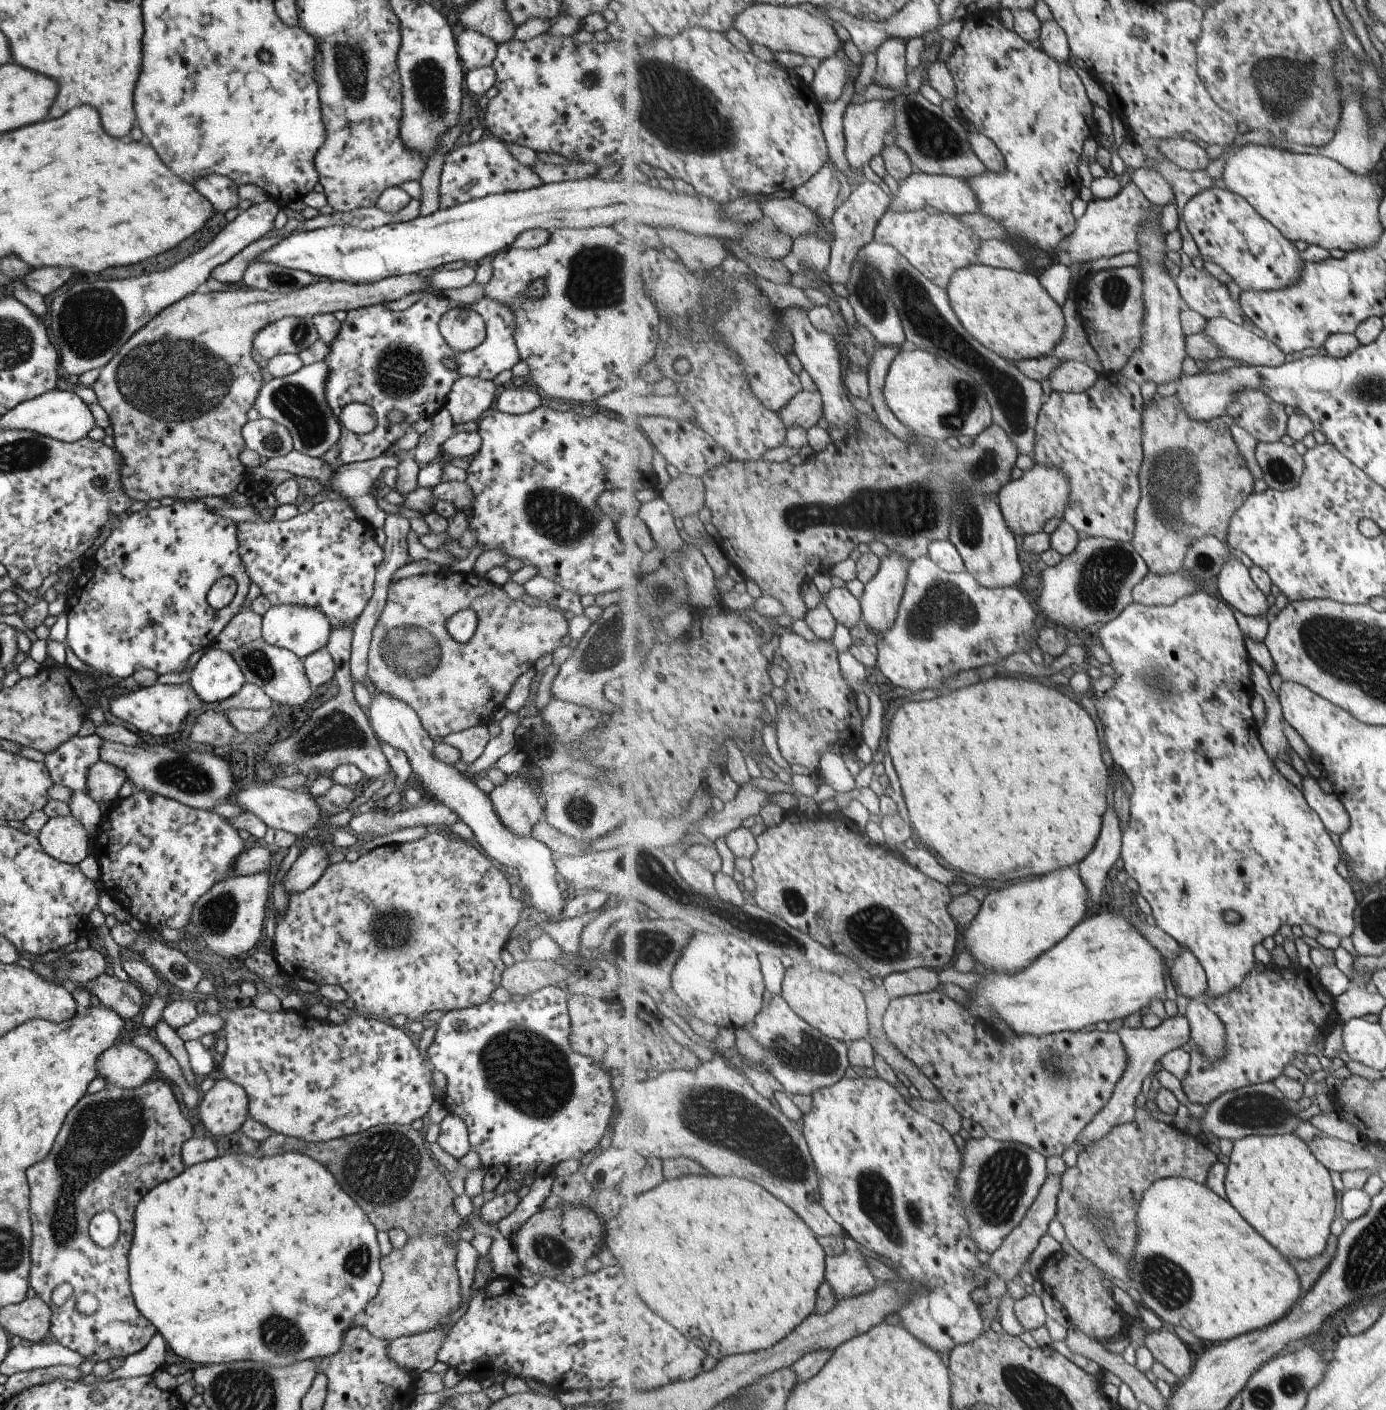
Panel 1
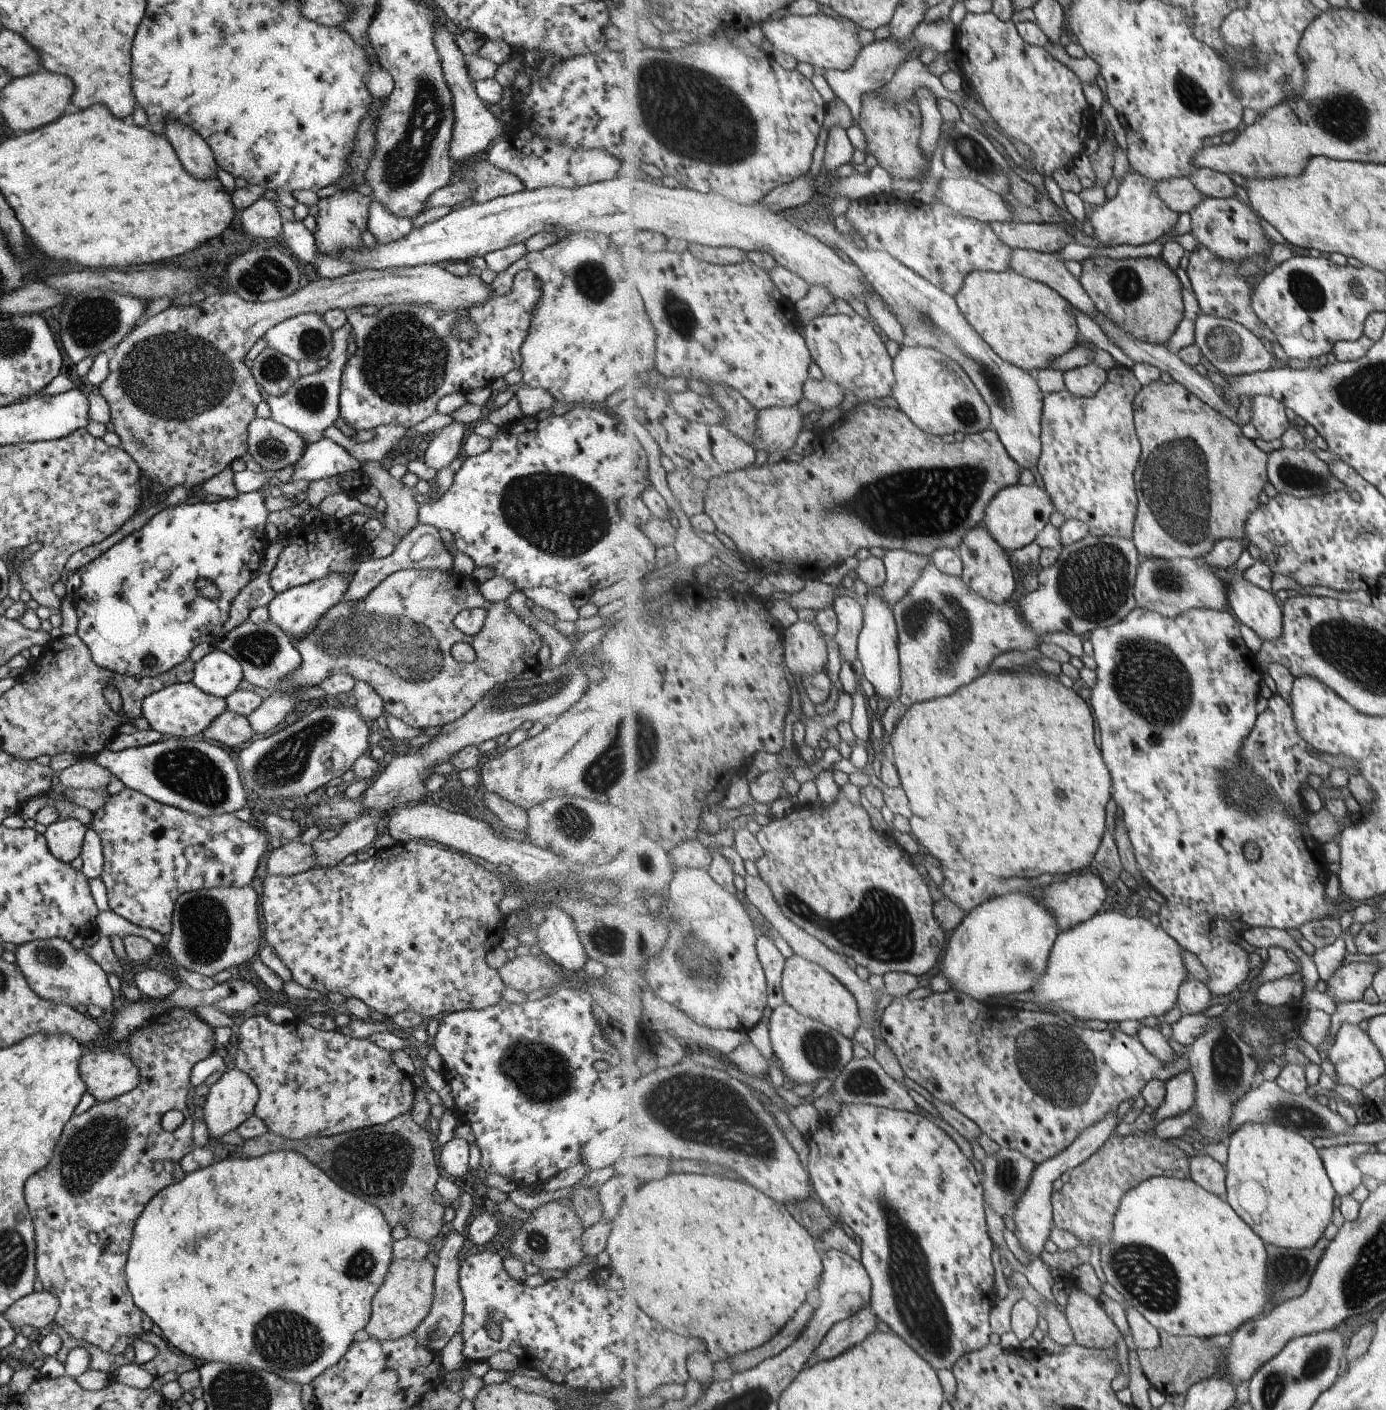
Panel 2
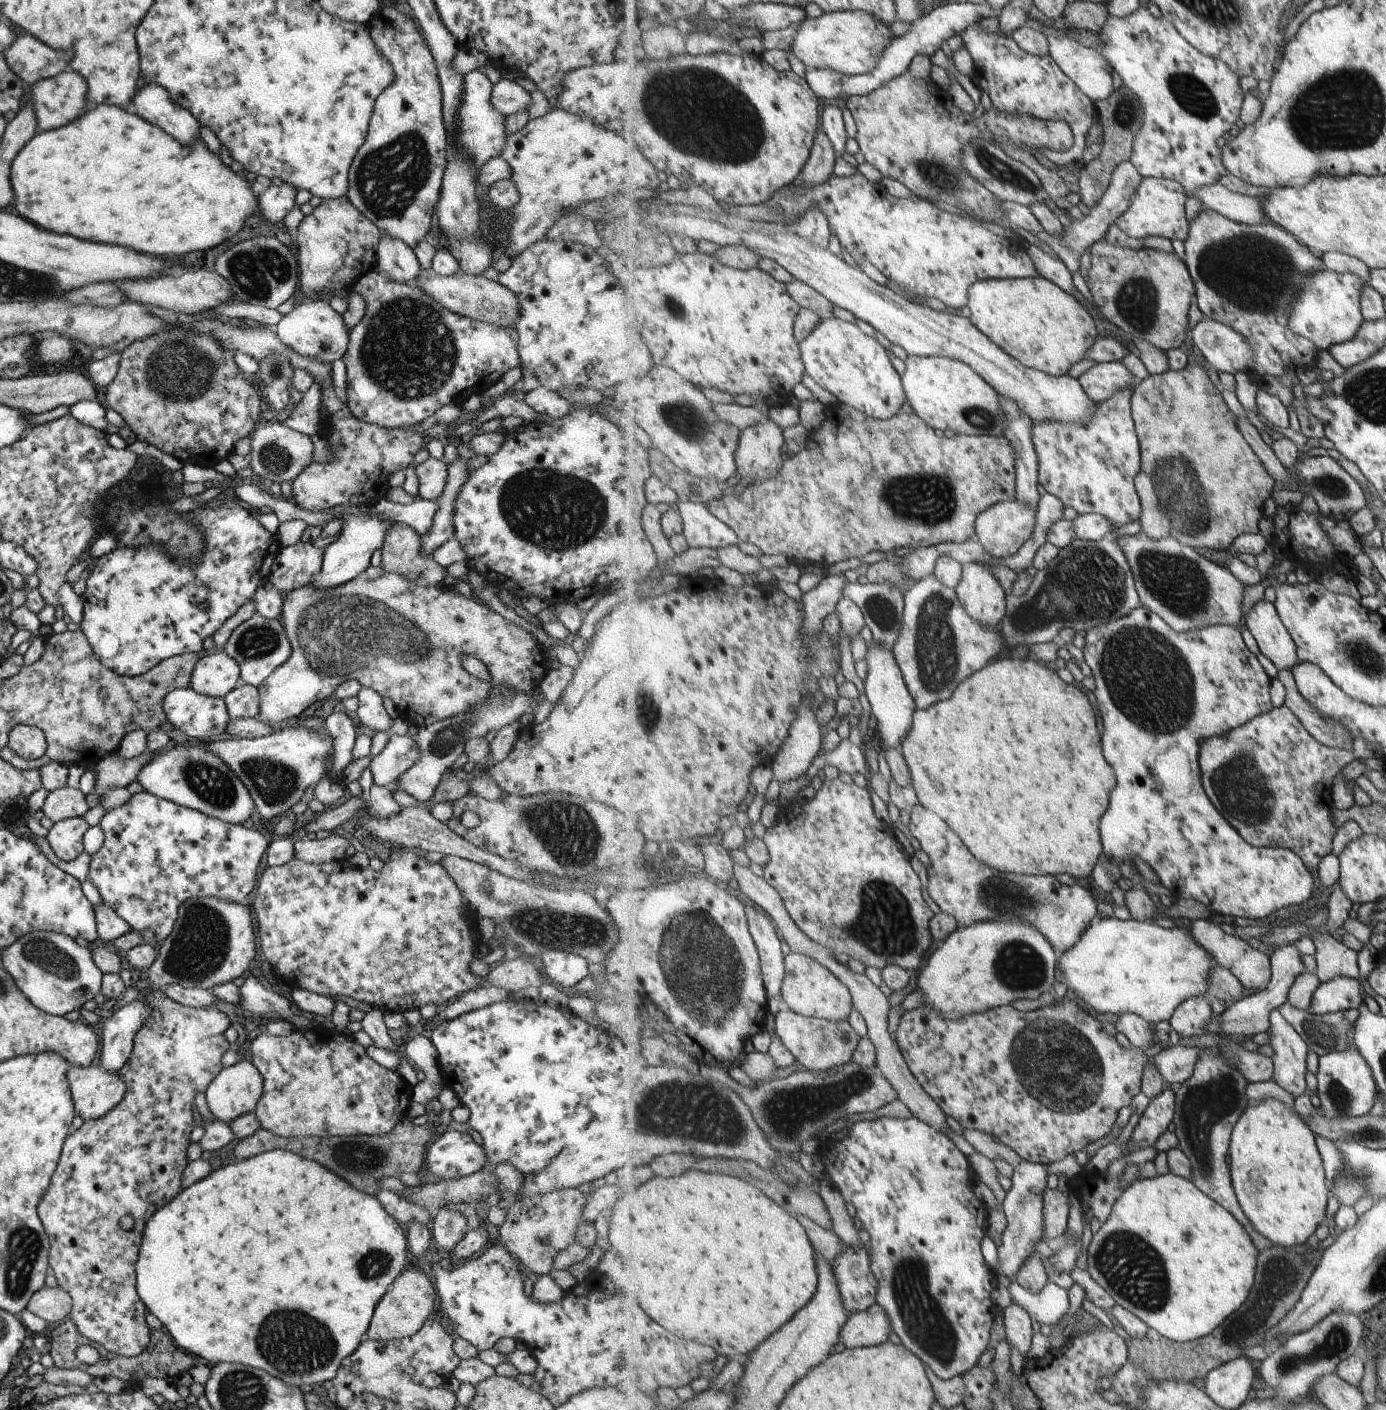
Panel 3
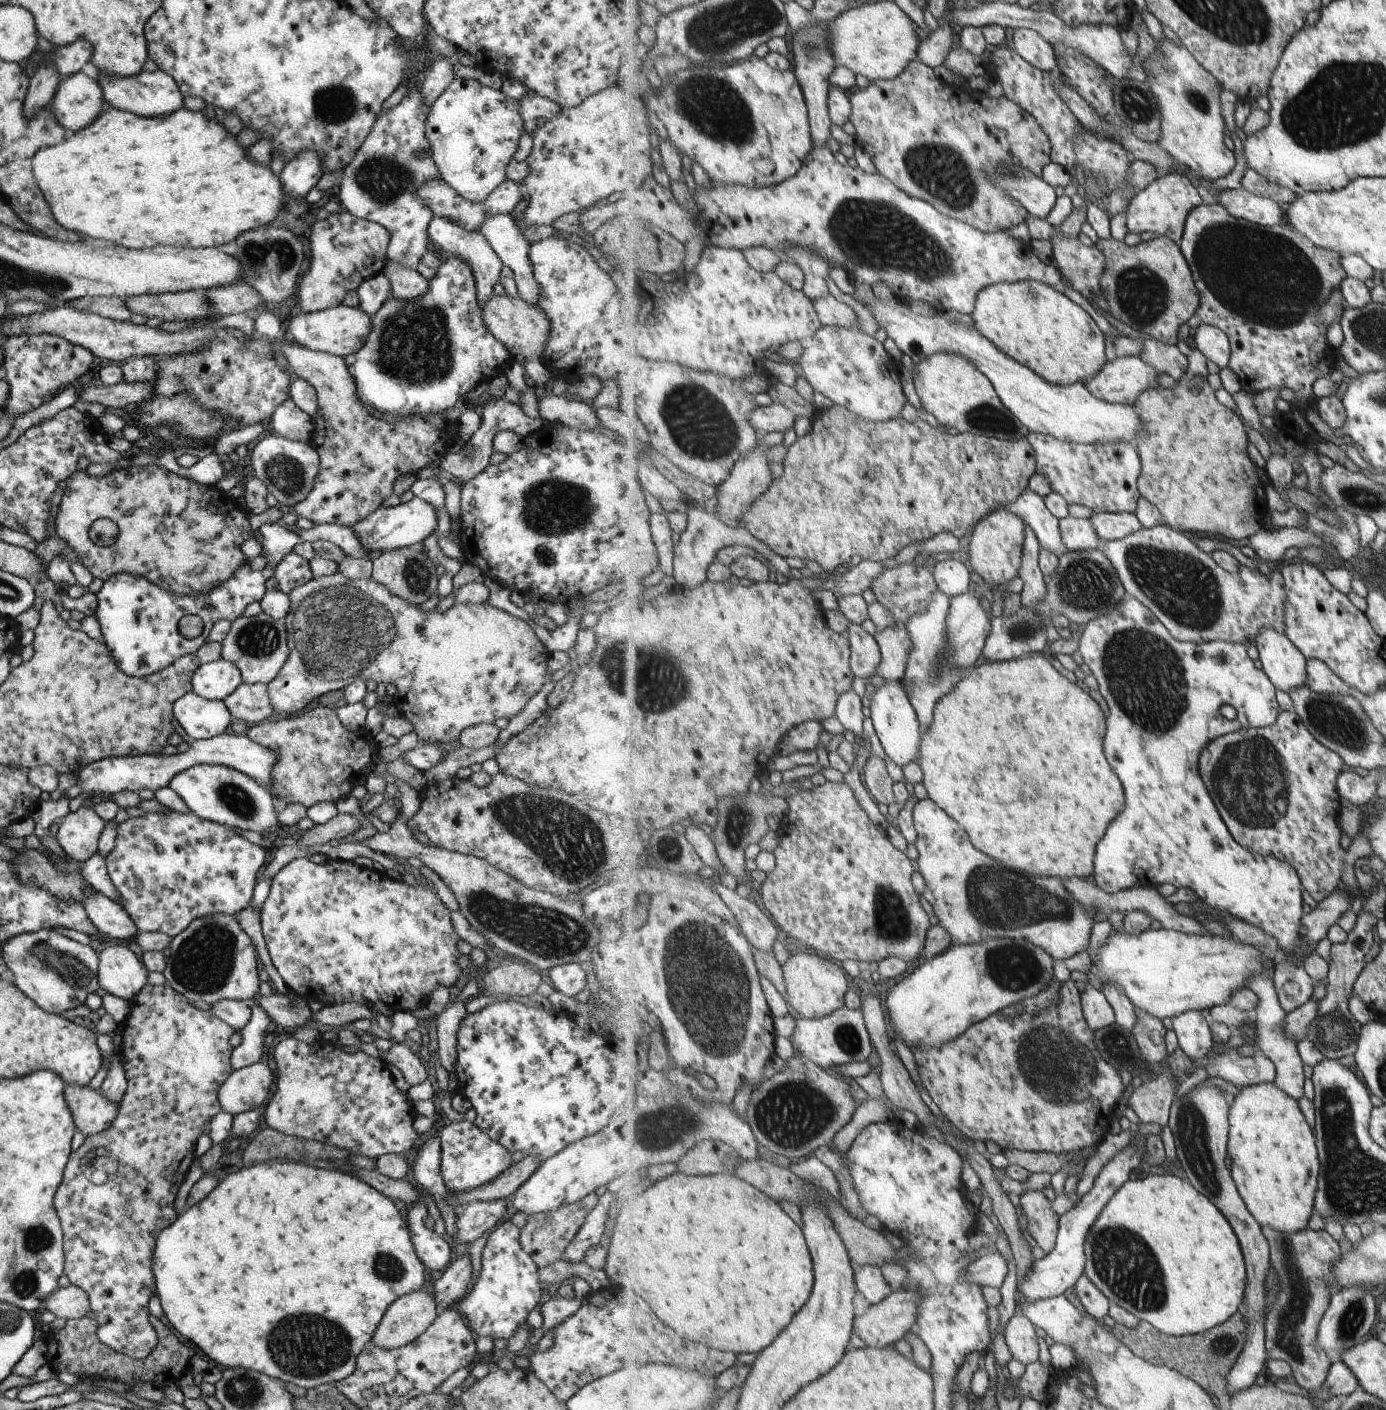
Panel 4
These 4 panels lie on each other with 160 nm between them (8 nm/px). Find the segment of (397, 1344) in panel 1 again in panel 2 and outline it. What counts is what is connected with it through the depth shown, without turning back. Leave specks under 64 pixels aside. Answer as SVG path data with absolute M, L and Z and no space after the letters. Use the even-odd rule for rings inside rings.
M447 1226L435 1243L438 1262L434 1272L432 1303L429 1313L412 1332L426 1349L440 1352L447 1341L459 1330L459 1326L462 1326L462 1294L457 1286L457 1253L463 1246L463 1240L455 1229Z

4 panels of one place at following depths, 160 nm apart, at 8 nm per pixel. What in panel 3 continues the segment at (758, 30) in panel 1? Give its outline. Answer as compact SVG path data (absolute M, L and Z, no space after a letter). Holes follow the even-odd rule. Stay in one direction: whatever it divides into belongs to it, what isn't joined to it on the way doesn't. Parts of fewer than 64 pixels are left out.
M865 10L825 12L820 17L807 17L791 50L807 68L833 69L848 75L869 74L880 65L895 38L890 25Z

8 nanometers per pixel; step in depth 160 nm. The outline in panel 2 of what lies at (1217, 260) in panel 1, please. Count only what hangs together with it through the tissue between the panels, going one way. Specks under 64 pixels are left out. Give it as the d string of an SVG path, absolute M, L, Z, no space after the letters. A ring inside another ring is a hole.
M1237 196L1228 199L1207 197L1189 214L1192 222L1191 234L1197 242L1208 246L1219 258L1241 262L1245 259L1259 259L1258 265L1261 266L1263 260L1270 255L1273 242L1267 241L1259 218Z

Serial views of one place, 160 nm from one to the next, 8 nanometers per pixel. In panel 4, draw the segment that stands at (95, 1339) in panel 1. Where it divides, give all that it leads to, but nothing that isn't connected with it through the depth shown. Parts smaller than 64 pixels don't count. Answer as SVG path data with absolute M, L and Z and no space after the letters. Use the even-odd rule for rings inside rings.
M145 983L143 988L128 1002L130 1004L129 1014L125 1017L123 1027L118 1029L121 1033L121 1050L118 1055L123 1060L124 1077L126 1080L126 1089L120 1103L118 1104L113 1122L101 1132L85 1137L83 1143L74 1152L70 1152L68 1161L62 1172L61 1182L52 1198L52 1205L55 1209L57 1218L62 1230L62 1251L64 1254L64 1263L62 1274L65 1274L71 1285L78 1286L85 1292L89 1304L90 1315L98 1322L96 1337L104 1345L119 1354L127 1355L133 1360L144 1359L157 1344L158 1338L156 1332L149 1322L149 1313L147 1312L147 1302L155 1292L154 1276L152 1275L152 1254L156 1236L176 1219L177 1215L173 1209L173 1200L177 1194L177 1188L181 1186L181 1181L191 1166L195 1158L193 1150L195 1140L203 1134L203 1128L209 1124L209 1120L221 1112L217 1091L225 1079L229 1076L231 1070L230 1052L232 1047L227 1039L234 1030L225 1024L220 1018L217 1018L209 1010L200 1010L192 1006L185 997L175 992L169 985L151 986Z

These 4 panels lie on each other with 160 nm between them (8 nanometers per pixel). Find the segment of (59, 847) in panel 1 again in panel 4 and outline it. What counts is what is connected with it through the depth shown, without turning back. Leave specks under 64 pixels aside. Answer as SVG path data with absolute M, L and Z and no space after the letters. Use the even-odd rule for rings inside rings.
M79 806L61 819L55 837L65 855L85 862L97 853L97 839L104 825L91 807Z

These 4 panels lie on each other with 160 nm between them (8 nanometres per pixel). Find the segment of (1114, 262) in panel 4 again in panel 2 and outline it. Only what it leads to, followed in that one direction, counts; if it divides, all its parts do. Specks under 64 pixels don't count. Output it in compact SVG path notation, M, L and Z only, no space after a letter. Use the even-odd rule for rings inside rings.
M1091 254L1079 263L1079 282L1111 322L1139 340L1165 345L1185 318L1183 284L1161 256L1113 259Z

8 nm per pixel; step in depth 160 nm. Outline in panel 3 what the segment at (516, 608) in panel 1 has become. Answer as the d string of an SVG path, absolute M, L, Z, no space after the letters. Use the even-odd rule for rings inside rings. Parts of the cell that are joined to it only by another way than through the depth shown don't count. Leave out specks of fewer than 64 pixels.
M383 573L374 579L367 579L365 576L362 576L362 574L359 574L347 582L326 589L316 589L311 583L307 583L290 590L288 593L284 593L283 597L284 601L280 616L282 617L282 627L290 644L290 653L285 659L285 662L282 662L277 668L274 668L273 672L271 672L259 686L256 686L259 695L259 708L255 718L269 726L279 724L279 722L283 722L283 720L289 720L289 718L293 718L293 716L299 716L299 714L301 714L307 706L311 706L313 702L331 696L331 692L334 692L337 686L342 682L353 679L355 682L358 682L361 687L372 688L381 698L389 698L389 700L393 702L397 714L403 720L406 720L408 724L413 724L418 728L426 727L434 722L452 717L453 715L458 715L459 713L464 713L477 706L478 703L481 703L490 694L492 685L510 687L517 693L531 691L538 686L538 682L548 670L545 654L531 633L516 626L508 619L501 617L484 604L477 604L474 600L455 593L452 588L449 588L446 592L442 592L437 588L437 585L419 587L401 578L399 575L391 573ZM464 655L476 658L479 662L482 662L486 668L487 676L483 679L471 676L461 664L461 659Z

